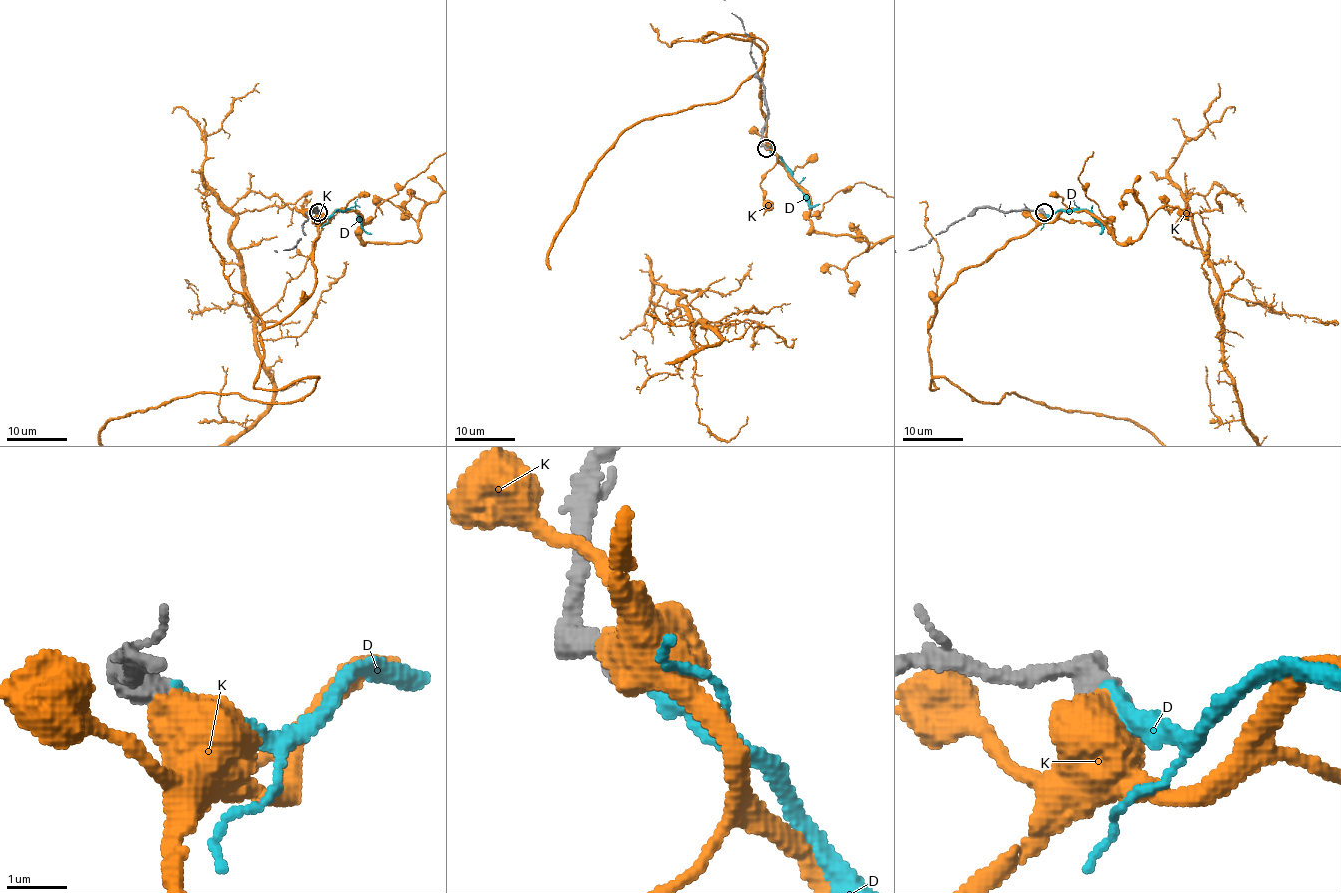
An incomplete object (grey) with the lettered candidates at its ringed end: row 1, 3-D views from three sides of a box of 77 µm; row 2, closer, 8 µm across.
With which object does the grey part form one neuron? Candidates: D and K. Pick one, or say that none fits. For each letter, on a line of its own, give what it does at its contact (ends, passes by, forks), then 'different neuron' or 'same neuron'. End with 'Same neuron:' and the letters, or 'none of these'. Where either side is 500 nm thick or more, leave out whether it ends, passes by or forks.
D: it ends; same neuron
K: different neuron
Same neuron: D

